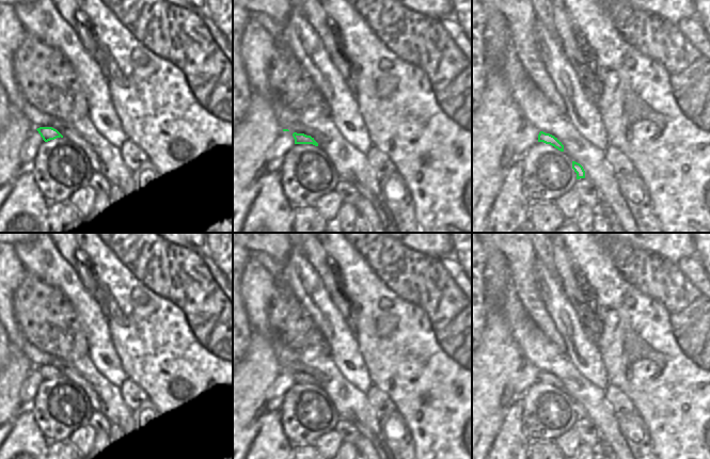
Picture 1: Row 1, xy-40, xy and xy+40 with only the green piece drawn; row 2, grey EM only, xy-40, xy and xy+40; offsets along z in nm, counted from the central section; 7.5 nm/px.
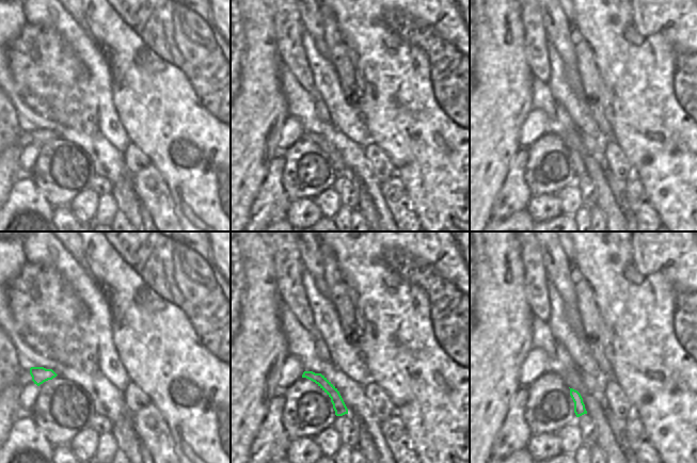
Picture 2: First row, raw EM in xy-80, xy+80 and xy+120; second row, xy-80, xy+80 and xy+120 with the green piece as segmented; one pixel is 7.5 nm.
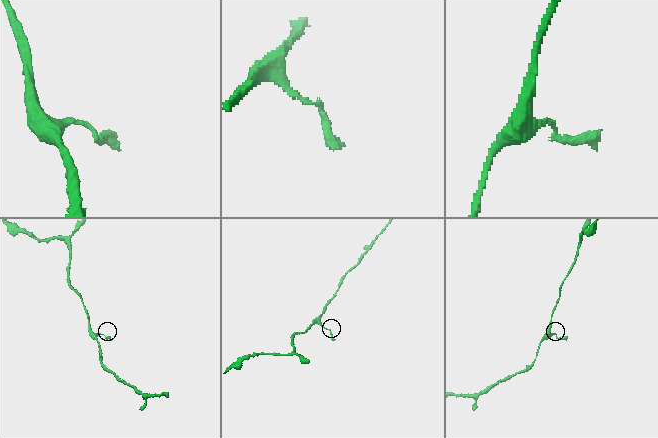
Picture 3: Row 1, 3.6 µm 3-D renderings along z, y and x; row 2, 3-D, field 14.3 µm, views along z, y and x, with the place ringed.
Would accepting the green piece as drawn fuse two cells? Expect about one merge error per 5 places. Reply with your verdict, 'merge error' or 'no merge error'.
no merge error

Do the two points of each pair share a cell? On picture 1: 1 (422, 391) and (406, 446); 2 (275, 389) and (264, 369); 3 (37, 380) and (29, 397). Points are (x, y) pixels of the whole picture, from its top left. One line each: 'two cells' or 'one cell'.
1: two cells
2: two cells
3: one cell

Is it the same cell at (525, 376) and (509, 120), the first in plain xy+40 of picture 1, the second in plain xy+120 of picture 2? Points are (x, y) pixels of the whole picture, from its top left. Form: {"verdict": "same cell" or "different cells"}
{"verdict": "different cells"}

